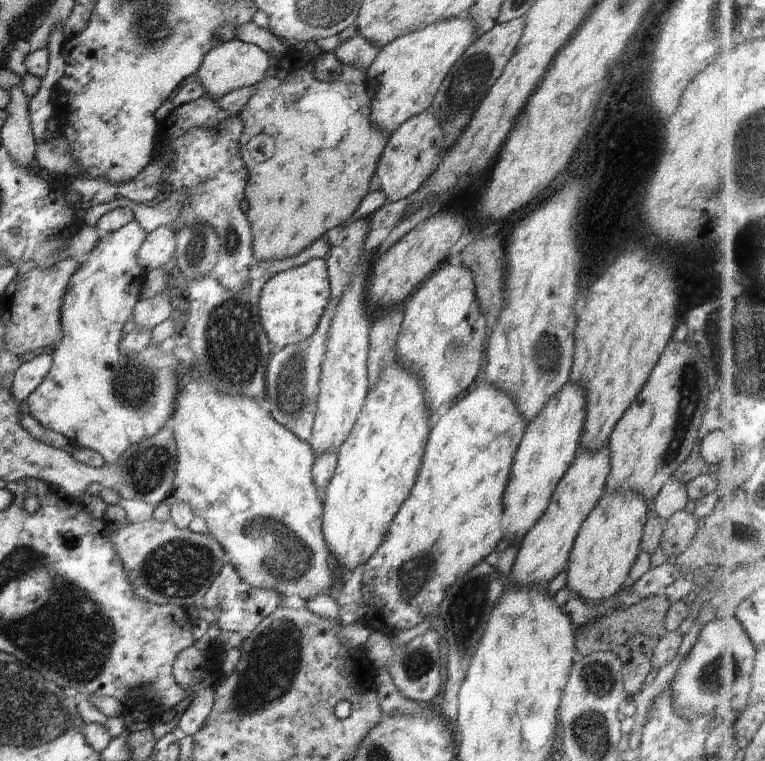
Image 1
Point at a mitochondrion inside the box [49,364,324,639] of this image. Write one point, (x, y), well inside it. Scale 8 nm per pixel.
(177, 569)

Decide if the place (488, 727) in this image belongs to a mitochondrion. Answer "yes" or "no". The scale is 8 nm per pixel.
no

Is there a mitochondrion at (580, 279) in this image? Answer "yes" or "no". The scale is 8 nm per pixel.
no

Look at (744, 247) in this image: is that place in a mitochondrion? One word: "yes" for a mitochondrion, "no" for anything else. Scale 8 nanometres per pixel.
no

